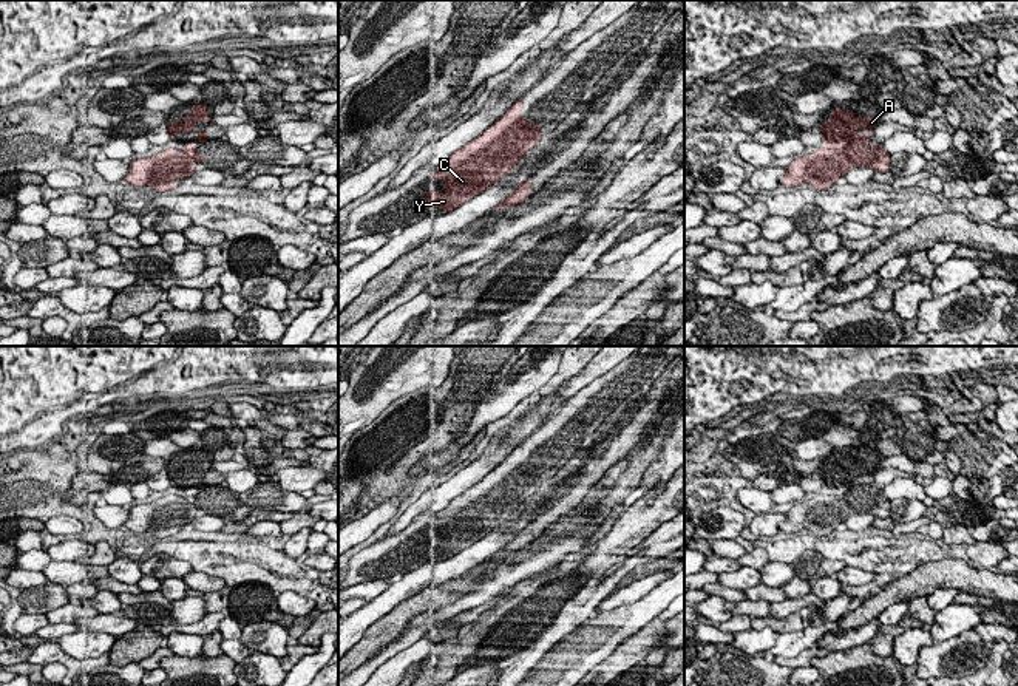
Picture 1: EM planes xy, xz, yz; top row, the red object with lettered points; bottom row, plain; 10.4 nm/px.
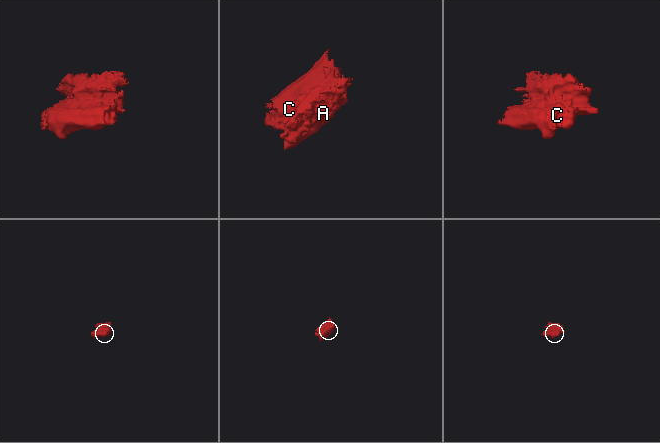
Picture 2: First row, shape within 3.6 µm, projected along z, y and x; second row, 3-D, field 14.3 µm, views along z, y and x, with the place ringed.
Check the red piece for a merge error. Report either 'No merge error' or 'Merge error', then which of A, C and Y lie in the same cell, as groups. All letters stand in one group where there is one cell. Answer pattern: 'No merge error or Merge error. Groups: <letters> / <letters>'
Merge error. Groups: A Y / C

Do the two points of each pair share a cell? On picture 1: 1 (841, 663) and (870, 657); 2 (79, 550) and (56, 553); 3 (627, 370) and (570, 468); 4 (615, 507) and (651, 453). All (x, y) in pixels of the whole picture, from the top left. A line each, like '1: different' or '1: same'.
1: same
2: same
3: different
4: same

